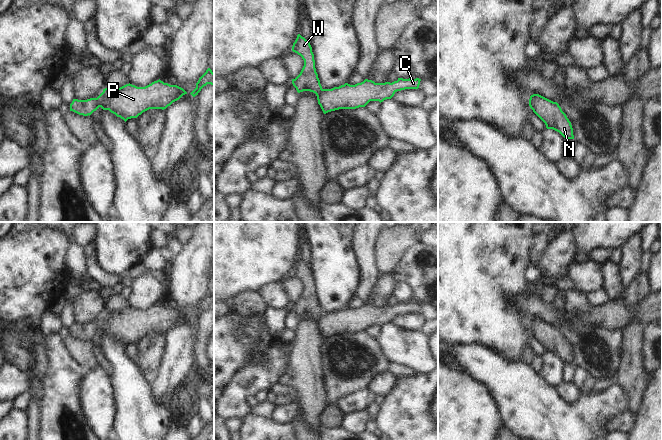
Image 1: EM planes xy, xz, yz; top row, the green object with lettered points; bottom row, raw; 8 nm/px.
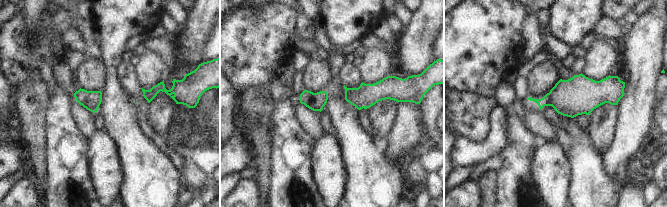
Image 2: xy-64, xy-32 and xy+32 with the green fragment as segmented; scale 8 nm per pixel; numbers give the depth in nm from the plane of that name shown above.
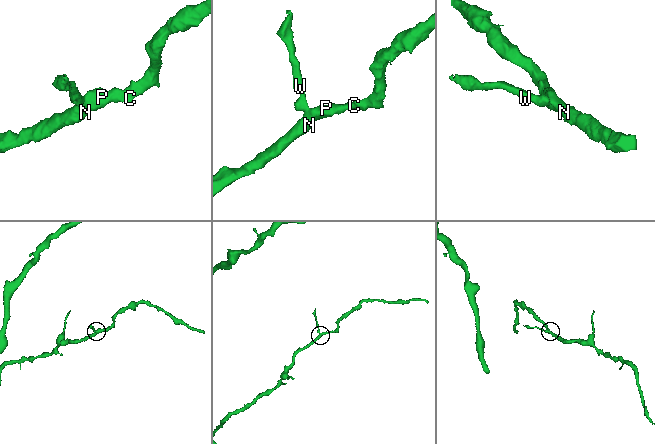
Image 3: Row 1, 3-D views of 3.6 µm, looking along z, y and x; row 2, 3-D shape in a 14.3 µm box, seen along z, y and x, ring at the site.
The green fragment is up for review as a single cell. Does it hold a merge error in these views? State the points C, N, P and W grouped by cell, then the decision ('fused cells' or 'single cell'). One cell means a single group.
groups C N P / W; fused cells

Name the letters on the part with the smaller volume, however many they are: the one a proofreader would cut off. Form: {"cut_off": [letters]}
{"cut_off": ["W"]}

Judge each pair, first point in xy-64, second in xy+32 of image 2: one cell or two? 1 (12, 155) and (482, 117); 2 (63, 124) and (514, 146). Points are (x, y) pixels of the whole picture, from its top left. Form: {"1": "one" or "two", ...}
{"1": "two", "2": "one"}

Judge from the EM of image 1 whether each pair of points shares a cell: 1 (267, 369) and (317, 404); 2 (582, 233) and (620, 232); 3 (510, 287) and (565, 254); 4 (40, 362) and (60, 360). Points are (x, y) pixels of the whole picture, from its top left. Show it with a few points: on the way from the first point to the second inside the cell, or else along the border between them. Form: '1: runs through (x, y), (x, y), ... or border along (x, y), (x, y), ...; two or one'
1: border along (288, 356), (286, 373), (278, 382); two
2: runs through (591, 232), (611, 232); one
3: border along (547, 244), (542, 259), (537, 266); two
4: border along (45, 338), (46, 371), (40, 381); two

